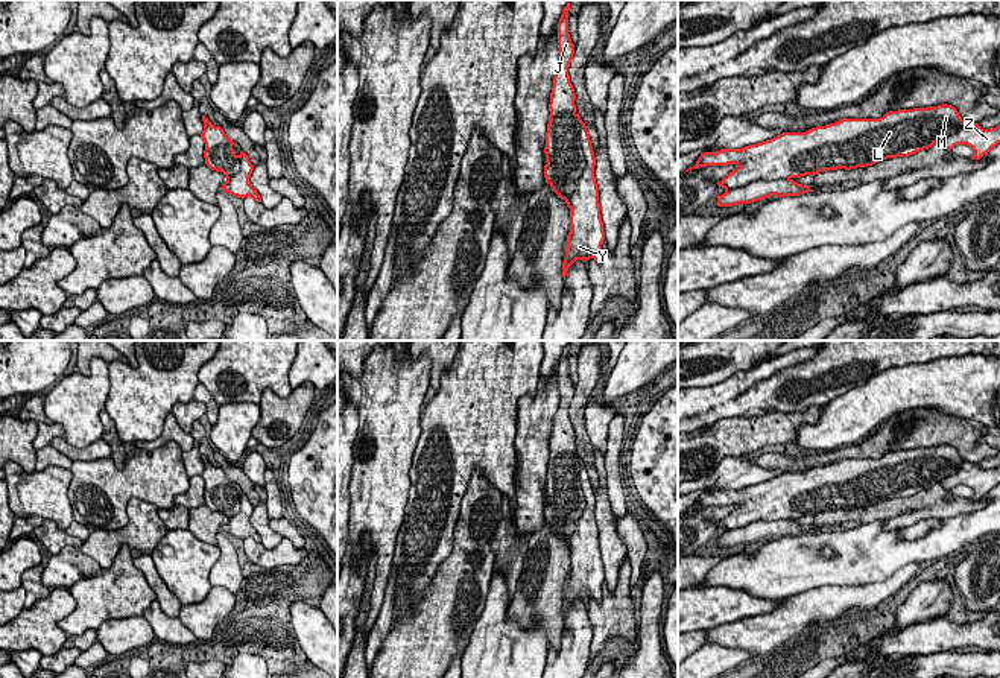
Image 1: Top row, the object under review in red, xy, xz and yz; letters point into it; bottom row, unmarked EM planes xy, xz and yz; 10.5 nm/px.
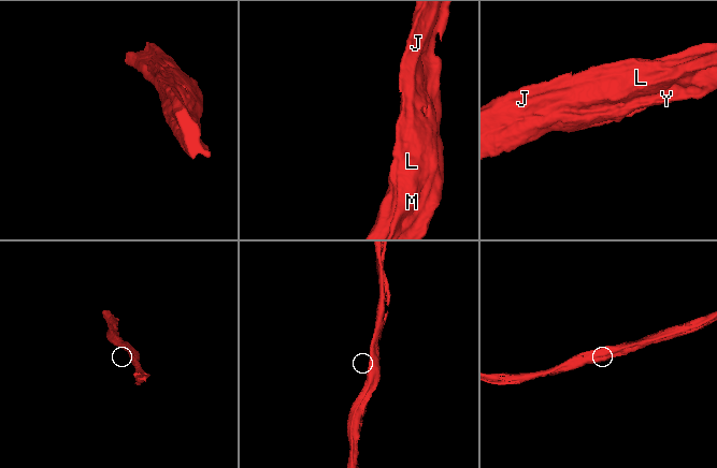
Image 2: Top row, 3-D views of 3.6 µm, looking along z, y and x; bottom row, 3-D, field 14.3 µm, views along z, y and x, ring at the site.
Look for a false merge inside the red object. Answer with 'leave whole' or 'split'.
split

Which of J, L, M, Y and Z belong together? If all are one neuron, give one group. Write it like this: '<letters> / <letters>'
J L M / Y Z

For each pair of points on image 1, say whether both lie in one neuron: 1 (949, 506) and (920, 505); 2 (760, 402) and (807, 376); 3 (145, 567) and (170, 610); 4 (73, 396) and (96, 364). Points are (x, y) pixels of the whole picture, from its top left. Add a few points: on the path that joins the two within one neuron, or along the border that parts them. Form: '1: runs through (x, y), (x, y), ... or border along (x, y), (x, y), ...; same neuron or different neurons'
1: runs through (941, 505), (927, 505); same neuron
2: runs through (772, 394), (789, 379), (795, 377); same neuron
3: runs through (152, 578), (166, 599); same neuron
4: runs through (81, 389), (96, 371); same neuron

